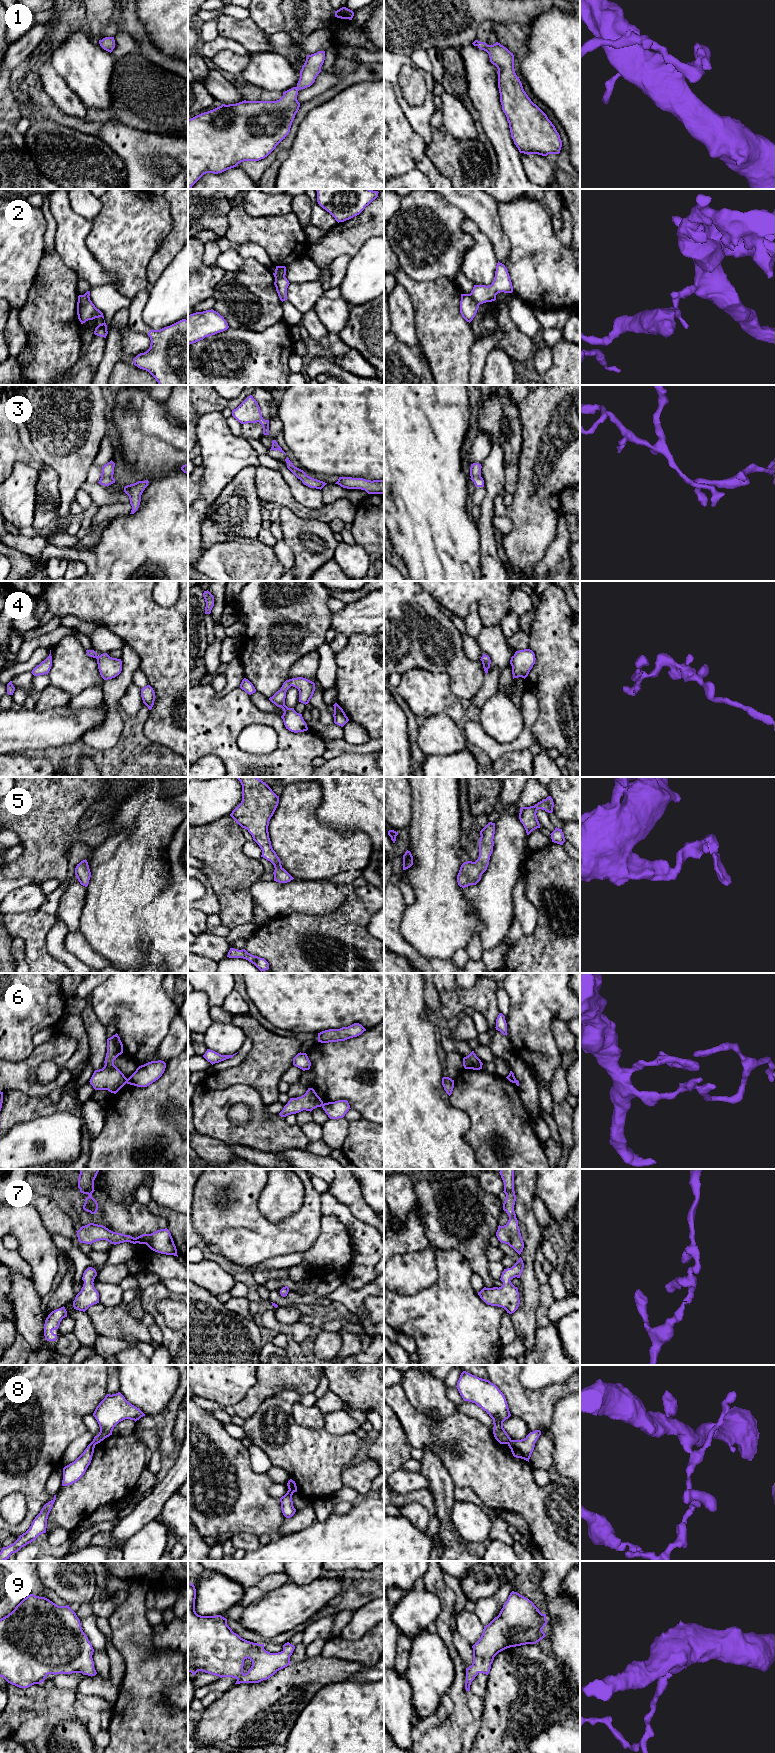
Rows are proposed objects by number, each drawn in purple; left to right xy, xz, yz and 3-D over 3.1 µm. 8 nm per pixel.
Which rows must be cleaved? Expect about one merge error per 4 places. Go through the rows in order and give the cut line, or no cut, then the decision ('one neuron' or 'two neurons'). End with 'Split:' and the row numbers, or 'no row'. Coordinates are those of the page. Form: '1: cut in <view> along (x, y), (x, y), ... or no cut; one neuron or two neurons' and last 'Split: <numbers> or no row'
1: no cut; one neuron
2: cut in yz along (469, 294), (479, 304); two neurons
3: cut in xy along (112, 476), (108, 477), (103, 484); two neurons
4: no cut; one neuron
5: no cut; one neuron
6: cut in xy along (126, 1079), (127, 1082); two neurons
7: no cut; one neuron
8: cut in xz along (288, 1490), (292, 1493); two neurons
9: no cut; one neuron
Split: 2, 3, 6, 8

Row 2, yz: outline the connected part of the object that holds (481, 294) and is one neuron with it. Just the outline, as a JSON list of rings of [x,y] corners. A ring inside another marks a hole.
[[[498,261],[492,284],[489,286],[474,285],[470,295],[480,305],[495,301],[496,295],[500,292],[512,293],[513,286],[507,268]]]

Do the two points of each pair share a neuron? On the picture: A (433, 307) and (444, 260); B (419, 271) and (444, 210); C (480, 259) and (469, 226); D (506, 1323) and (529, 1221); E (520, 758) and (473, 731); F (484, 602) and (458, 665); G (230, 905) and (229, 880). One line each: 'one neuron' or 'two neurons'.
A: two neurons
B: one neuron
C: one neuron
D: two neurons
E: two neurons
F: two neurons
G: one neuron

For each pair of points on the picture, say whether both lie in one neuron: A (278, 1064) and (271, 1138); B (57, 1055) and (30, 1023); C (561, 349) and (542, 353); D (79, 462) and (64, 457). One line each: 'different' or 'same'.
A: different
B: different
C: different
D: same

